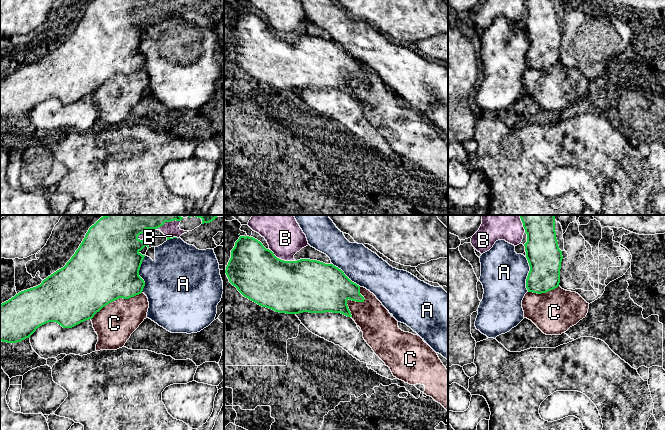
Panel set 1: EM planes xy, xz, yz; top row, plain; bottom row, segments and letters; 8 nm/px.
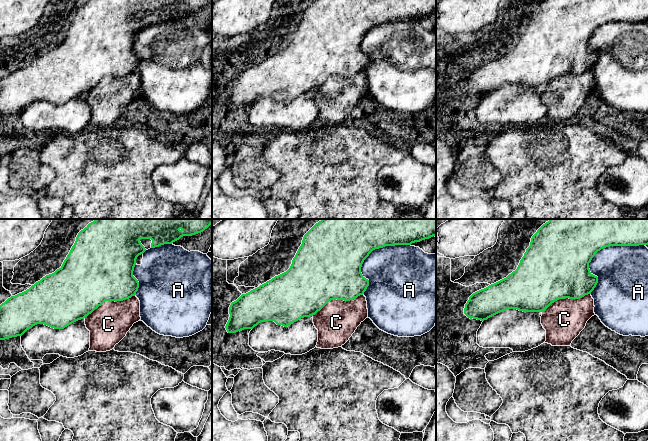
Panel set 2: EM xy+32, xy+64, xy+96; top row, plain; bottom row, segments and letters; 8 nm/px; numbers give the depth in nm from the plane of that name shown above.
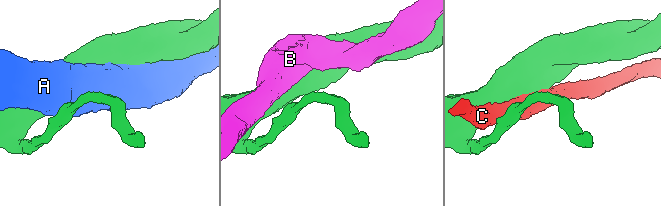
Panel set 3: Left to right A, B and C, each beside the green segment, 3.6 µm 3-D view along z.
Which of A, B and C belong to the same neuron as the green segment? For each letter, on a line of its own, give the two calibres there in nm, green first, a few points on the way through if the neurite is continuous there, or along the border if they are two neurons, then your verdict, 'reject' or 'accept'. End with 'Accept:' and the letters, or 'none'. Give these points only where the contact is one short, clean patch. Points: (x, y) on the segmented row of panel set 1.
A: 500/380 nm | reject
B: 440/300 nm | reject
C: 500/320 nm | reject
Accept: none

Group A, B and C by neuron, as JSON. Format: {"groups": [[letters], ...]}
{"groups": [["A"], ["B"], ["C"]]}

